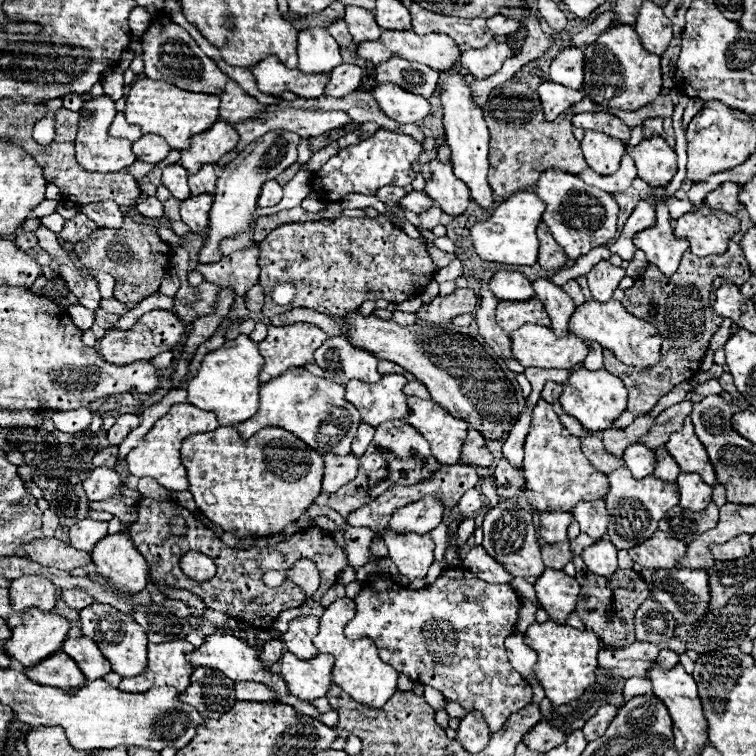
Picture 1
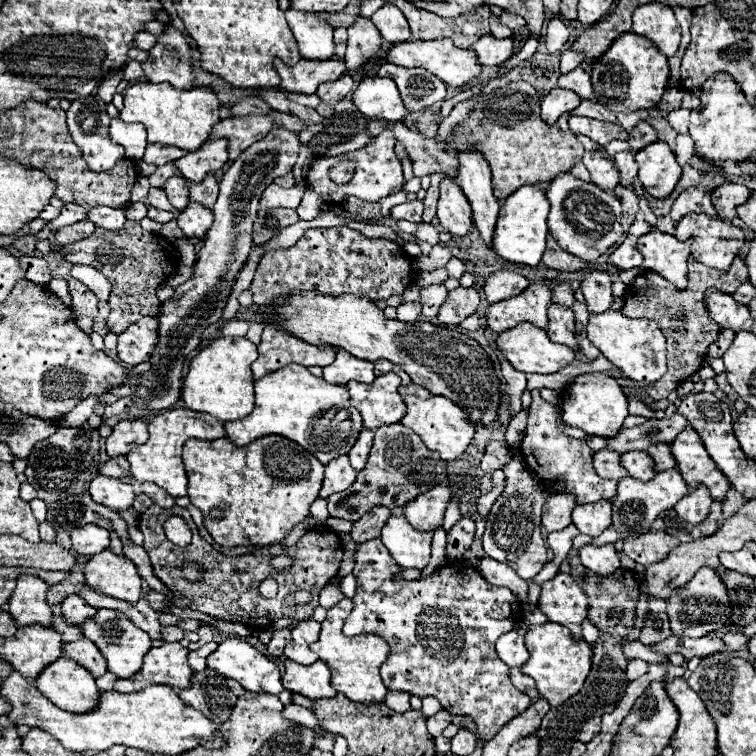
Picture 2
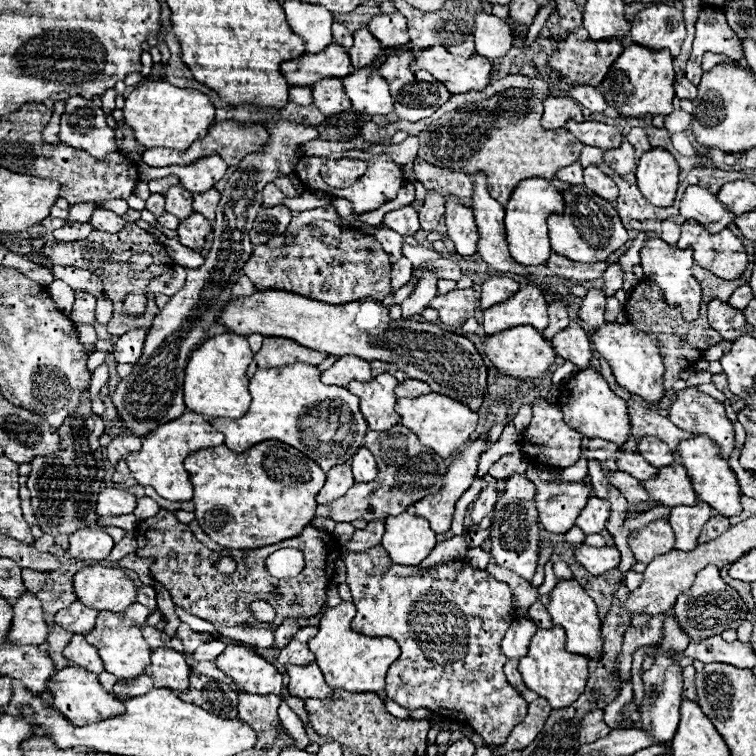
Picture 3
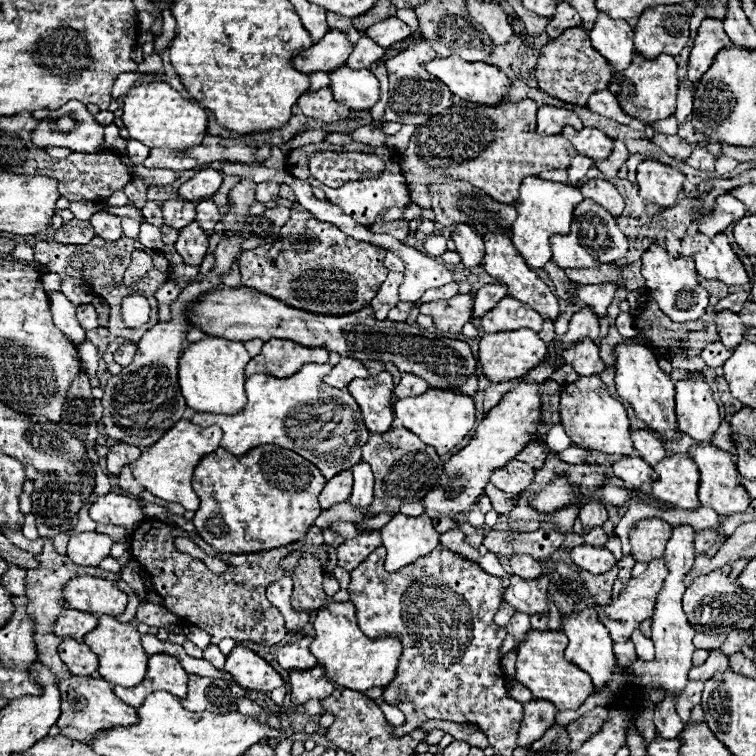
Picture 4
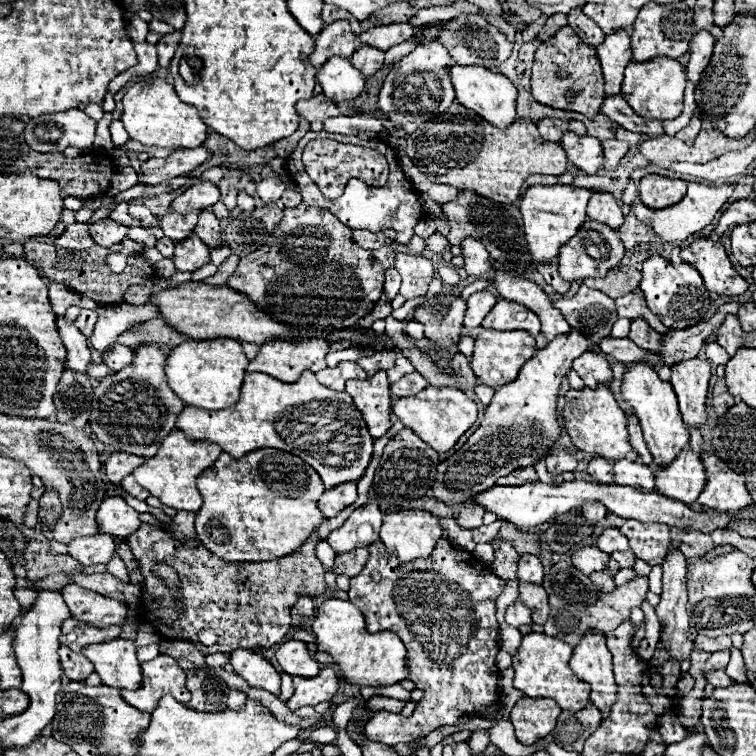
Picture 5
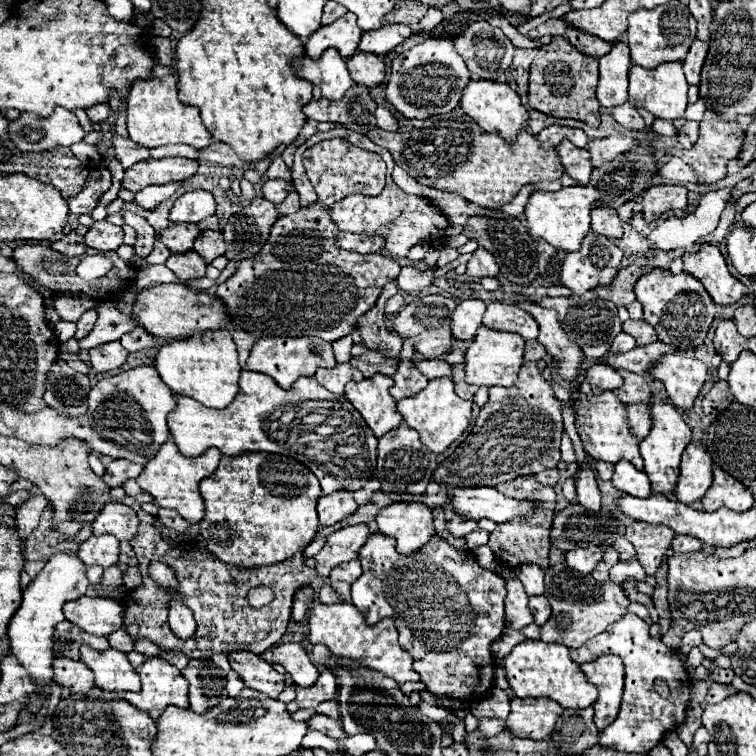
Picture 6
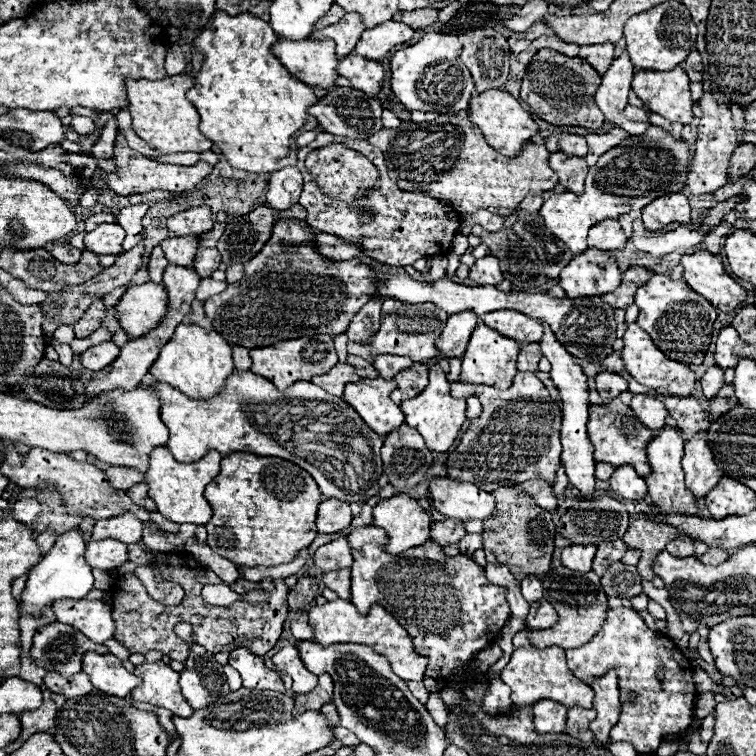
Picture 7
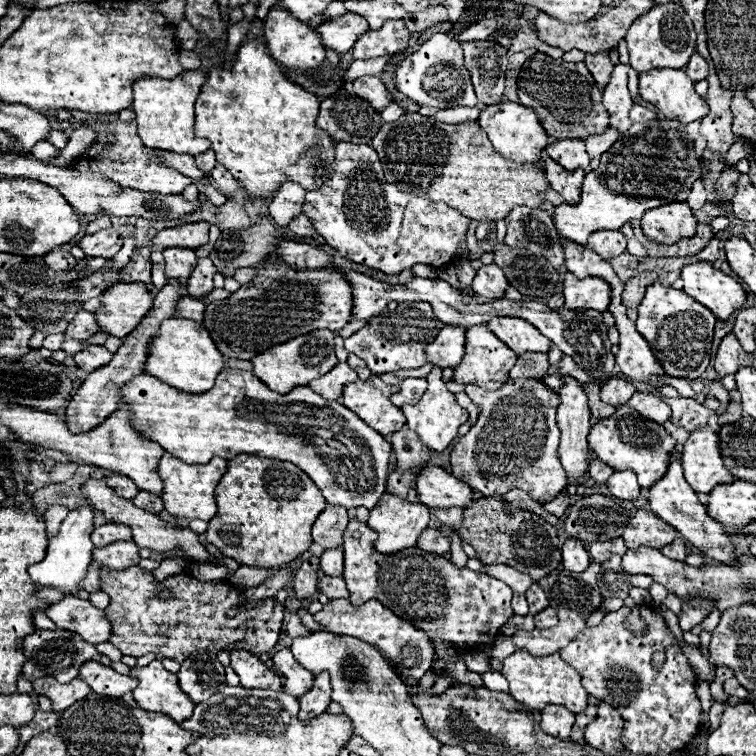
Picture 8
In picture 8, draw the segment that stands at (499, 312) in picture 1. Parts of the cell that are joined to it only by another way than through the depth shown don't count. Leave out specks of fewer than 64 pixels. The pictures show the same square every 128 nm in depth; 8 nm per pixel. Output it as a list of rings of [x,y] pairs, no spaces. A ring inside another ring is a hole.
[[[496,316],[488,322],[488,328],[508,344],[516,354],[524,352],[542,352],[548,354],[550,340],[538,332],[530,322],[522,318],[512,318],[512,316]]]

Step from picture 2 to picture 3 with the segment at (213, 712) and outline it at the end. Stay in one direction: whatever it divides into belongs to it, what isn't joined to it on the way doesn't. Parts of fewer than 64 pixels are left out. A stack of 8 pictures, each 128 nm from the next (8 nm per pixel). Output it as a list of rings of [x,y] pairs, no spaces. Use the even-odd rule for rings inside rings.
[[[192,672],[188,692],[182,692],[178,696],[184,702],[196,704],[196,706],[208,710],[214,716],[236,718],[236,714],[238,714],[236,692],[228,684],[224,684],[220,680],[214,680],[210,676],[204,676],[204,674]]]

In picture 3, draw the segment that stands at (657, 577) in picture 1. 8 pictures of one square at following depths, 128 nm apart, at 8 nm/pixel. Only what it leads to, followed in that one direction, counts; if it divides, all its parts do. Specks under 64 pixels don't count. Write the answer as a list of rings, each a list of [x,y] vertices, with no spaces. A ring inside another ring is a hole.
[[[710,564],[702,572],[698,572],[692,588],[678,596],[674,604],[674,618],[690,638],[708,638],[714,634],[722,634],[724,630],[738,628],[748,618],[748,606],[738,596],[738,592],[720,578],[718,566]]]

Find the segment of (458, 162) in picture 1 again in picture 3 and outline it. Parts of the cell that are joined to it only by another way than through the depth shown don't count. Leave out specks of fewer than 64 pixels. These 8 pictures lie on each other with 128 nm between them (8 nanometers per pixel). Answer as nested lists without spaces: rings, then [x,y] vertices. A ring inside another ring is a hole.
[[[474,174],[474,194],[472,194],[472,210],[478,226],[478,252],[484,262],[488,262],[494,270],[528,274],[528,270],[518,264],[506,248],[506,232],[504,232],[504,206],[498,204],[488,190],[486,174]]]

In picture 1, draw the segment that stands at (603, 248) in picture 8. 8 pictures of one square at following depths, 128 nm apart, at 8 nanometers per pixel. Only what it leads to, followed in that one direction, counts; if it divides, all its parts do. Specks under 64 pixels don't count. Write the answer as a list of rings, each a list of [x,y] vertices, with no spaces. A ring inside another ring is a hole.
[[[588,130],[582,140],[582,150],[588,166],[598,174],[614,174],[624,156],[622,140],[610,138],[602,132]]]

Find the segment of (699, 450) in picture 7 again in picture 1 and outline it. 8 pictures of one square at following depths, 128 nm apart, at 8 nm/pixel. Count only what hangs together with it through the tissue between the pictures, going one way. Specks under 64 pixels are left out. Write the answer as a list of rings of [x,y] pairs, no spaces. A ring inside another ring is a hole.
[[[624,466],[610,472],[608,480],[610,480],[610,492],[608,492],[608,496],[604,496],[606,510],[610,516],[608,540],[618,550],[628,550],[628,548],[634,548],[634,546],[646,542],[658,530],[658,522],[662,520],[662,516],[672,506],[676,506],[680,500],[680,492],[678,492],[676,484],[664,484],[656,476],[646,476],[642,480],[634,480],[630,470]]]

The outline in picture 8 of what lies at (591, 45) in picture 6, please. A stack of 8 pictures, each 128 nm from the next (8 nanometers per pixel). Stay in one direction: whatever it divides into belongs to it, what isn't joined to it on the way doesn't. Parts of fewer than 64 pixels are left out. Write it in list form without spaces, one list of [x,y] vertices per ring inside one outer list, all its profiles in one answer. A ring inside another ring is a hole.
[[[600,52],[600,54],[586,54],[584,58],[584,64],[588,66],[588,70],[592,72],[594,80],[598,82],[600,88],[606,88],[608,80],[610,80],[610,74],[612,74],[612,60],[610,60],[610,54],[608,52]]]

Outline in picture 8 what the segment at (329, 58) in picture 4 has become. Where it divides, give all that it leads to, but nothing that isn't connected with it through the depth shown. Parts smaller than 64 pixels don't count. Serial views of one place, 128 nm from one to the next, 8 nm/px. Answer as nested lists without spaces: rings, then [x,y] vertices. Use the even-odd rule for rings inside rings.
[[[346,12],[346,16],[340,16],[338,20],[324,22],[316,28],[322,36],[322,44],[336,54],[346,54],[356,44],[356,40],[368,32],[366,20],[362,16],[354,16],[354,12]]]

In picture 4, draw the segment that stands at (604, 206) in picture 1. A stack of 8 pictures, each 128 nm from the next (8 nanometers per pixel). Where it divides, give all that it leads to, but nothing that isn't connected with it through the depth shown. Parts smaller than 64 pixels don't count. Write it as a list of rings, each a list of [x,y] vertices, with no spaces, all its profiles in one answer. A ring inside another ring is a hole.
[[[582,200],[574,208],[574,218],[570,224],[568,234],[554,234],[550,236],[552,246],[552,260],[560,268],[594,268],[598,264],[610,264],[614,260],[624,258],[628,250],[628,238],[622,234],[622,230],[616,224],[616,218],[610,216],[600,204],[594,204],[594,200]]]

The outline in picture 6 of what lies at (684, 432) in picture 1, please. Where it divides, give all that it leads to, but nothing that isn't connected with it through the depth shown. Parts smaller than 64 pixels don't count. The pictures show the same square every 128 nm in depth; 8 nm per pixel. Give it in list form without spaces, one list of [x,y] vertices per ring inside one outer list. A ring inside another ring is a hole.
[[[714,466],[714,482],[708,488],[706,496],[702,496],[702,504],[706,512],[714,512],[718,508],[730,508],[734,512],[746,512],[754,506],[752,492],[730,474],[722,472],[722,468]]]

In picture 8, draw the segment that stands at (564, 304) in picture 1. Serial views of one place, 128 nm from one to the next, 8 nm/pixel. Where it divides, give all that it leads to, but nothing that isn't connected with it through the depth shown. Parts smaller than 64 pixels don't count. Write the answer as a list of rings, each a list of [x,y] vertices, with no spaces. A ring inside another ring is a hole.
[[[610,378],[602,384],[602,390],[600,390],[600,396],[602,396],[602,402],[606,404],[612,404],[612,406],[622,406],[630,400],[630,396],[636,392],[636,388],[622,380],[622,378]]]

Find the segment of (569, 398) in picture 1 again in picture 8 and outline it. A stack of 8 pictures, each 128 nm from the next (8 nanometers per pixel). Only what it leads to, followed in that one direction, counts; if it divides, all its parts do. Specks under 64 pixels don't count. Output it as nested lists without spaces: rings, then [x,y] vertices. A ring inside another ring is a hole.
[[[618,406],[612,416],[600,418],[590,428],[588,446],[598,460],[612,466],[614,470],[632,468],[642,488],[650,488],[656,480],[660,480],[666,474],[668,456],[670,452],[676,452],[676,440],[670,434],[666,434],[666,430],[660,424],[646,420],[630,406]]]

